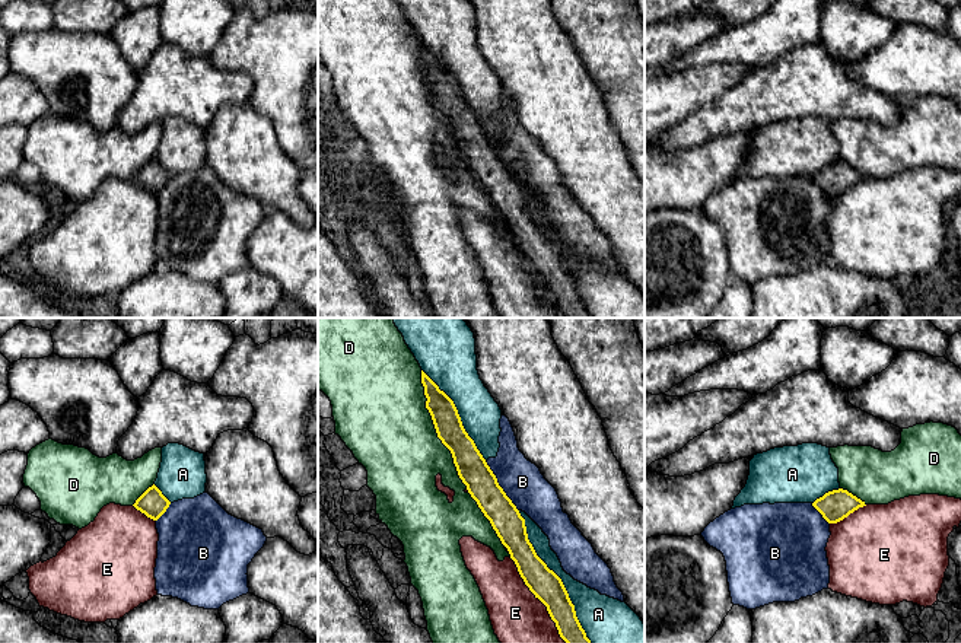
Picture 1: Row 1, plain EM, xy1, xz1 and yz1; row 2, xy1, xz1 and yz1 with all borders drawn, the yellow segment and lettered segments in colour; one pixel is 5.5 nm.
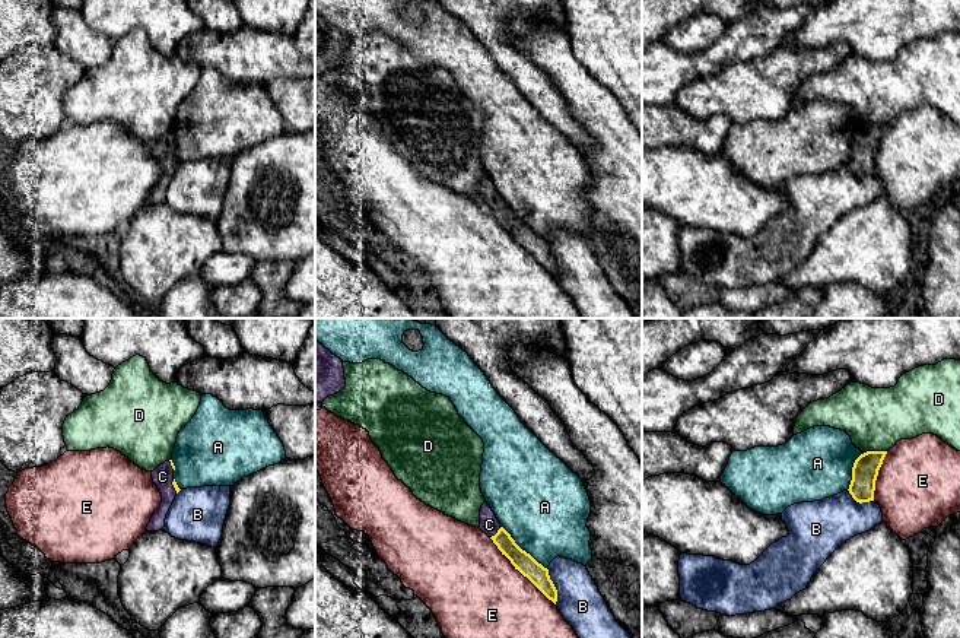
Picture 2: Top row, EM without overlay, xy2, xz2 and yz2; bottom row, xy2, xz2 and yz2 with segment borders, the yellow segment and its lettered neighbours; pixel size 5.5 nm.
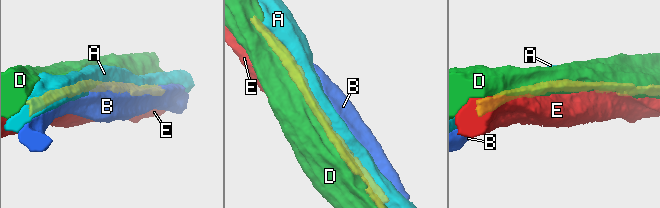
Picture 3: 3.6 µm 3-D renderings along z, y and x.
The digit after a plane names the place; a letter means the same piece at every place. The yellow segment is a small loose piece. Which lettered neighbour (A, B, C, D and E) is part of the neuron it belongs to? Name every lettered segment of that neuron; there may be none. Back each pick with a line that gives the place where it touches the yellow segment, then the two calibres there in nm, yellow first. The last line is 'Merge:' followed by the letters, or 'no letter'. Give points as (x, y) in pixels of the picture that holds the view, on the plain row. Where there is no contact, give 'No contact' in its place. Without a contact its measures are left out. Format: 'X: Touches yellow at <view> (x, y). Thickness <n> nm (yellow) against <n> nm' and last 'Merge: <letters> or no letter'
C: Touches yellow at xz2 (496, 206). Thickness 110 nm (yellow) against 110 nm
Merge: C

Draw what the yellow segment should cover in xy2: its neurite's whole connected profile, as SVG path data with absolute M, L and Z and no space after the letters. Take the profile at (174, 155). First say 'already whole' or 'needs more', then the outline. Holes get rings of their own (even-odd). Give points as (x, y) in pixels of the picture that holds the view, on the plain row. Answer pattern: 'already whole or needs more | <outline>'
needs more | M172 133L165 134L163 137L158 139L152 145L153 156L158 159L159 165L162 166L160 180L155 184L150 194L147 196L147 204L159 204L165 200L166 187L177 169L181 164L174 152L175 139Z

